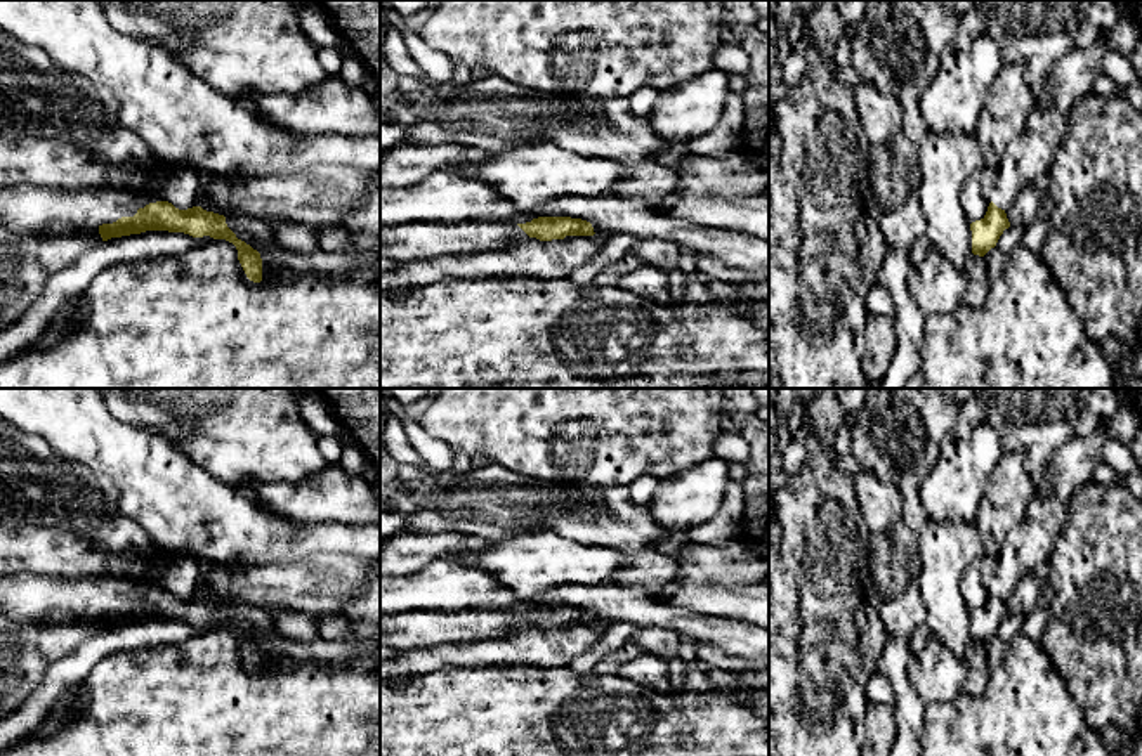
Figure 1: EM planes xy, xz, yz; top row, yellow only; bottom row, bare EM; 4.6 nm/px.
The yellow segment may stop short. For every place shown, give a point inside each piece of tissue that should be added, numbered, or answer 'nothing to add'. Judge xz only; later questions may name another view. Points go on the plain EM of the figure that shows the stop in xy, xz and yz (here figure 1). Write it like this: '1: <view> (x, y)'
1: xz (403, 632)

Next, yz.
nothing to add

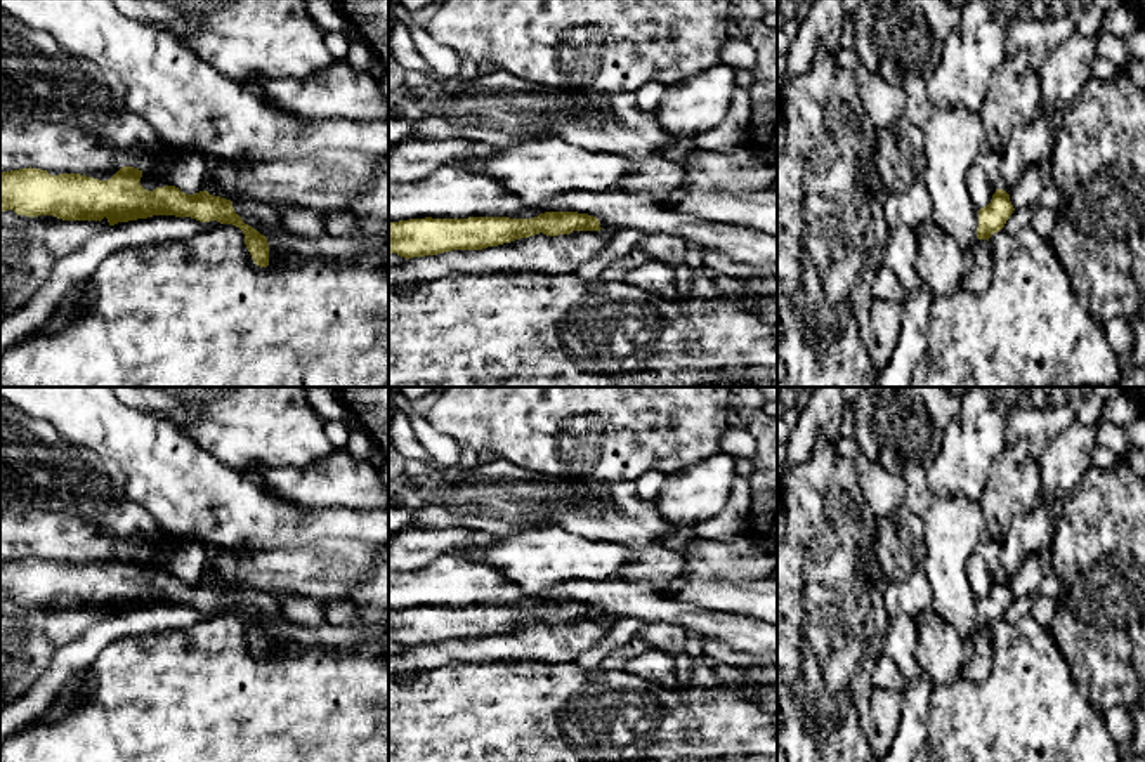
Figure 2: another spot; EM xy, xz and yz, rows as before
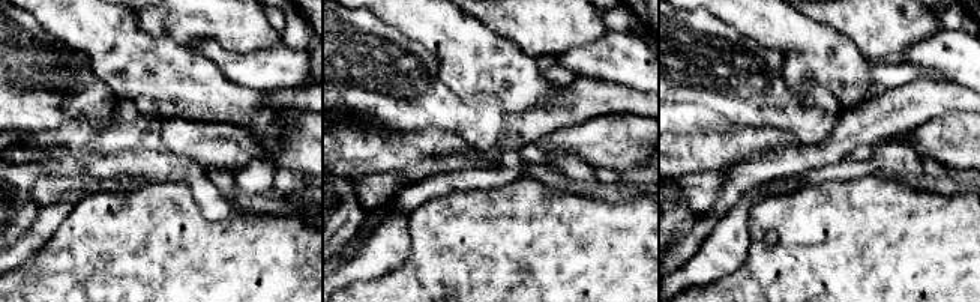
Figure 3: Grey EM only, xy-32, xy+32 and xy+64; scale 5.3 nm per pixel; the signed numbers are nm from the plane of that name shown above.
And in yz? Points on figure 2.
nothing to add

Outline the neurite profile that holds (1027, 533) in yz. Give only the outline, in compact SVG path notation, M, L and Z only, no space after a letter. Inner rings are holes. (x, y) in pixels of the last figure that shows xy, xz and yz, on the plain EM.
M1037 493L1036 507L1013 519L1001 543L999 578L1008 581L1027 557L1037 555L1044 543L1051 543L1067 500L1055 498L1046 503L1043 495Z

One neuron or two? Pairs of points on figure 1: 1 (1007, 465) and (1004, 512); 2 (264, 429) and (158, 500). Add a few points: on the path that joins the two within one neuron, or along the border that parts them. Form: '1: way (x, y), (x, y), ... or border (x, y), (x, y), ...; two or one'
1: way (1007, 477), (1005, 500); one
2: border (188, 455), (217, 477), (231, 484), (243, 484); two

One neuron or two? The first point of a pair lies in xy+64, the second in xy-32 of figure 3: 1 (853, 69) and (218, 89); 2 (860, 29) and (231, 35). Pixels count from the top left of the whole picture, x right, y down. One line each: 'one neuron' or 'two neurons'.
1: one neuron
2: one neuron

